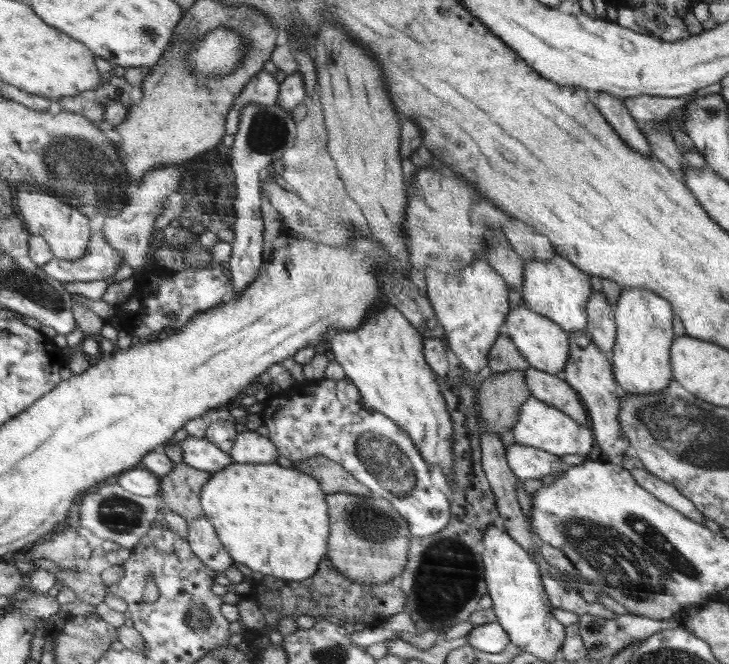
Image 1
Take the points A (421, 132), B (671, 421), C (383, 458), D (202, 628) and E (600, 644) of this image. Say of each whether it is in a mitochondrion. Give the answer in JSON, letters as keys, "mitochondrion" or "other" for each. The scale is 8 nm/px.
{"A":"other","B":"mitochondrion","C":"mitochondrion","D":"mitochondrion","E":"mitochondrion"}

